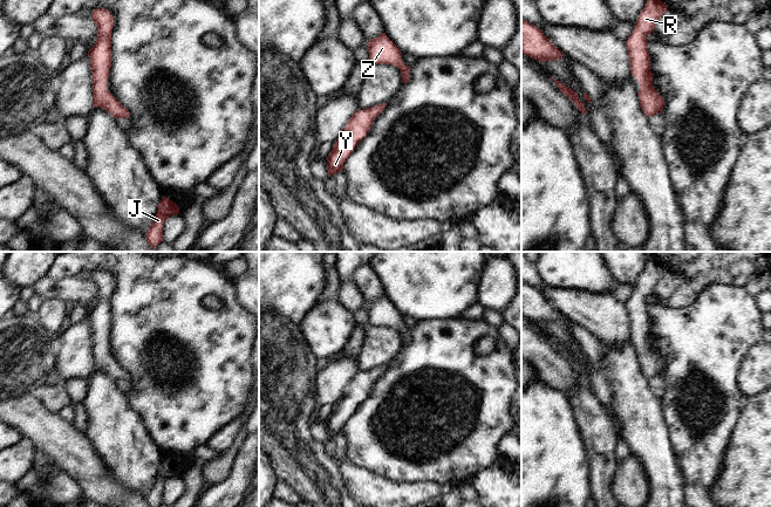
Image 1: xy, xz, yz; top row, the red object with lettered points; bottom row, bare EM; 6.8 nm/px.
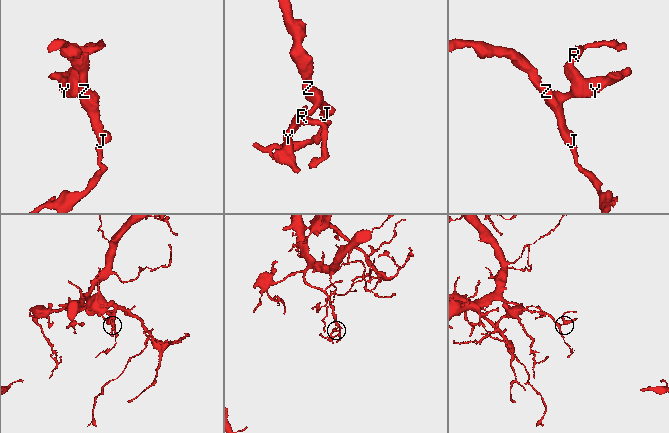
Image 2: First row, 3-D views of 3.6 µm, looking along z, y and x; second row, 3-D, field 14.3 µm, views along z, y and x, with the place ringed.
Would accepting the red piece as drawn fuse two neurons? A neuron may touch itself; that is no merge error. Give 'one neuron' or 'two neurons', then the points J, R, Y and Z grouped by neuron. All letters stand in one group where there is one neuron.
one neuron | J R Y Z

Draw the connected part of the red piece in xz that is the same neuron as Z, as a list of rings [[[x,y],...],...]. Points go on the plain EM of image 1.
[[[386,295],[367,304],[367,310],[369,314],[369,326],[396,328],[401,334],[402,345],[409,343],[410,328],[403,326],[402,314]]]

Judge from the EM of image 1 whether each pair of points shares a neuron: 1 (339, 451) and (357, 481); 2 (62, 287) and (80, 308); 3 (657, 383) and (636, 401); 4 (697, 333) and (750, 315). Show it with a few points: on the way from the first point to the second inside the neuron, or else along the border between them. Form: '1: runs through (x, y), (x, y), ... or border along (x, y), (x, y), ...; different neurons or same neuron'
1: border along (347, 458), (336, 463); different neurons
2: border along (86, 305), (77, 303), (68, 309); different neurons
3: border along (648, 379), (648, 384), (659, 394); different neurons
4: runs through (710, 333), (728, 315), (737, 315); same neuron

